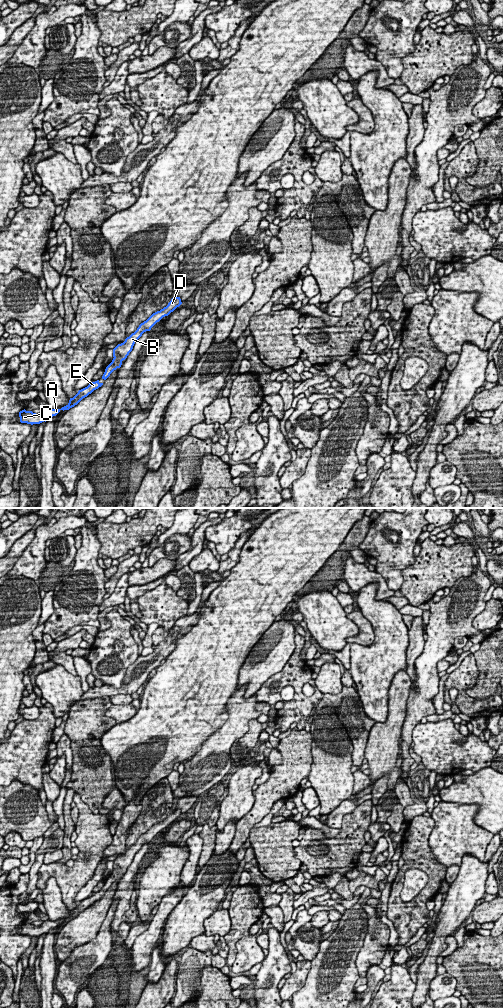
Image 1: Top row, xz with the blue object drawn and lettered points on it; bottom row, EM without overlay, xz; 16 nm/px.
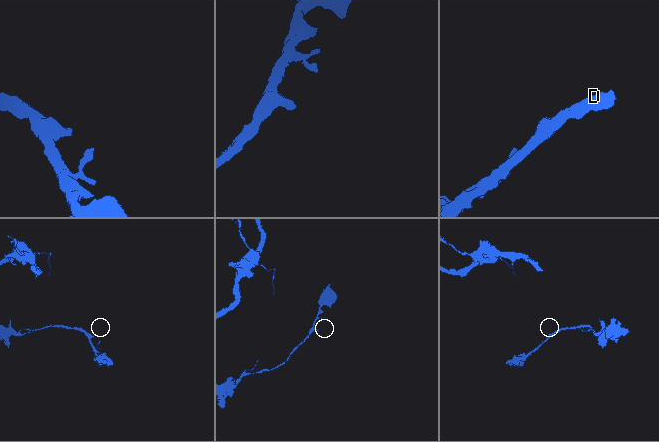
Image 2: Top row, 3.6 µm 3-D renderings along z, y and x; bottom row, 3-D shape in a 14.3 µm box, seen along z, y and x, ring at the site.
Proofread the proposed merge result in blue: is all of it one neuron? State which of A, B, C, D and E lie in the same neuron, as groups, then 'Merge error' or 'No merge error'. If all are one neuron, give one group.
Groups: A B C D E. No merge error

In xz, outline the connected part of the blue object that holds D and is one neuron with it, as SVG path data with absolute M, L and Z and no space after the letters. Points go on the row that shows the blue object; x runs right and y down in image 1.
M173 297L166 307L153 313L146 321L141 323L137 330L127 337L123 343L118 344L113 349L114 358L106 367L102 379L106 380L114 370L121 367L122 361L127 358L129 353L132 351L135 342L142 336L144 332L150 331L157 322L159 322L163 317L168 316L181 304L182 302L180 297Z

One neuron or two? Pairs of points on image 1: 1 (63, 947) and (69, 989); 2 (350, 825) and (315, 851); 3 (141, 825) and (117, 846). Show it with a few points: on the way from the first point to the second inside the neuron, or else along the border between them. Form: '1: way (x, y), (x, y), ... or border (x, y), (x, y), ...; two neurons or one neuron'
1: border (84, 944), (76, 946), (61, 962); two neurons
2: way (347, 836), (332, 851), (326, 851); one neuron
3: border (137, 817), (128, 829), (125, 849); two neurons

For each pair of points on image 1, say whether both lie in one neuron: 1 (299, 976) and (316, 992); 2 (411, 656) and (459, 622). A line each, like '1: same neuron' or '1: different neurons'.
1: different neurons
2: different neurons

